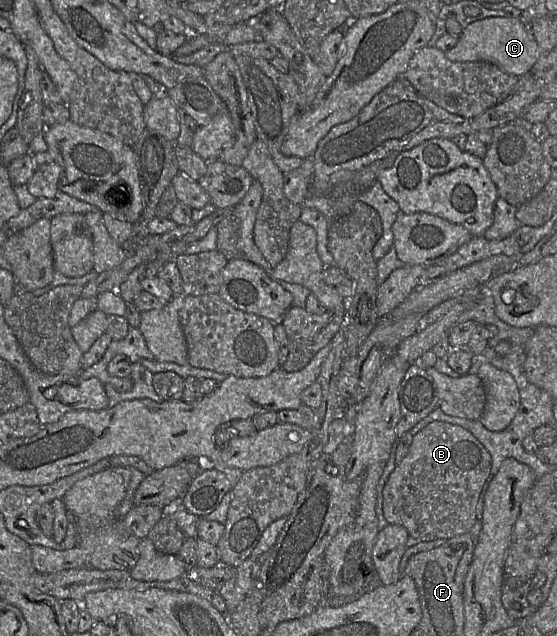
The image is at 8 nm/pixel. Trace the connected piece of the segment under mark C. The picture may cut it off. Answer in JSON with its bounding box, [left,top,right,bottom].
[444,16,538,77]

